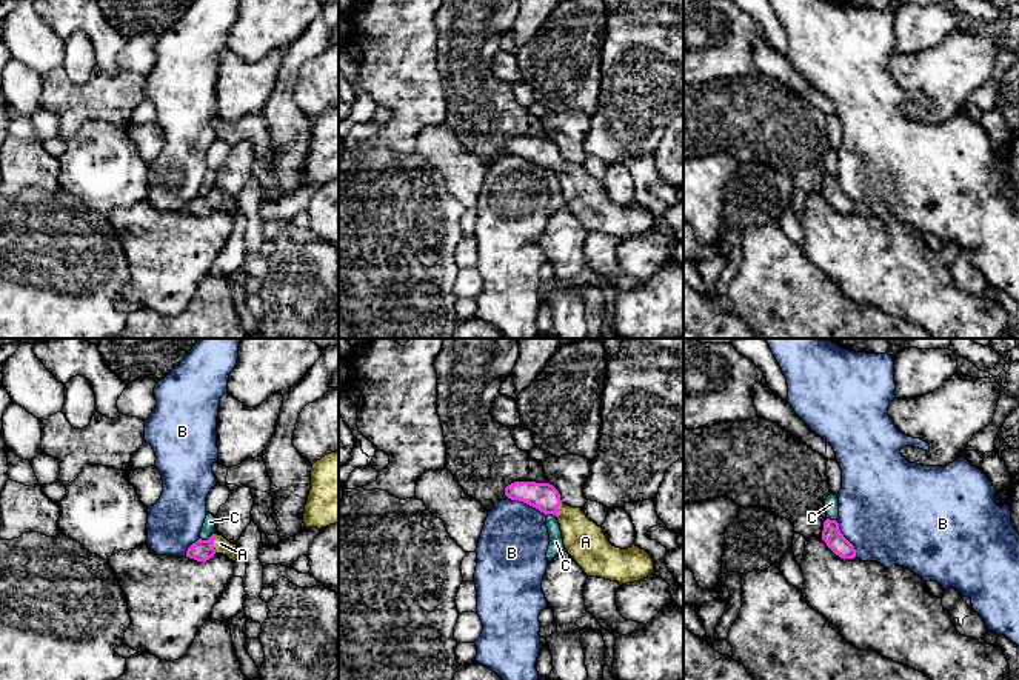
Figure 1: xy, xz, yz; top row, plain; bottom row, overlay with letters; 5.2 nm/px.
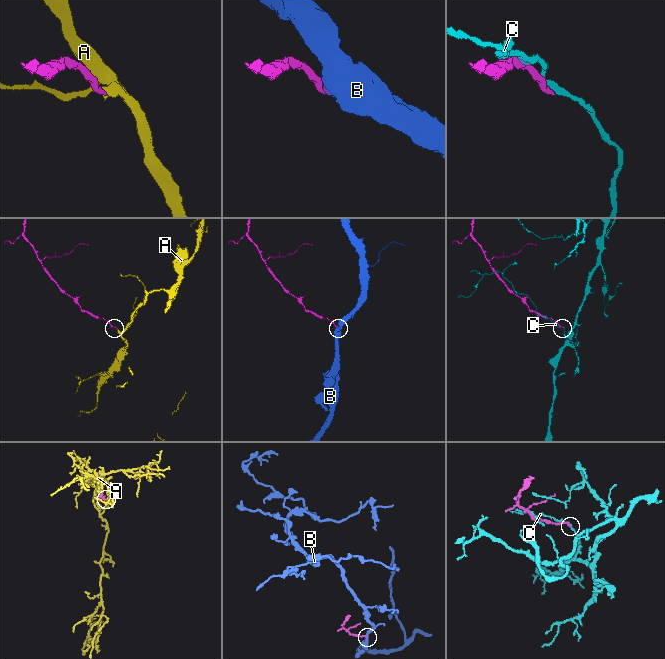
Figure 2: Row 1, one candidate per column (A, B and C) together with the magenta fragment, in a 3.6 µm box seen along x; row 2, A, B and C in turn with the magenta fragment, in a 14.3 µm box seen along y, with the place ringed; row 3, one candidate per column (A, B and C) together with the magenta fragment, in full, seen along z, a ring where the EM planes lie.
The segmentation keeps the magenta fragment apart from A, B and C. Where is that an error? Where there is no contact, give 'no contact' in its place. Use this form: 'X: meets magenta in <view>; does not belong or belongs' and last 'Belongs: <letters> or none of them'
A: meets magenta in xy; belongs
B: meets magenta in xz; does not belong
C: meets magenta in xy; does not belong
Belongs: A

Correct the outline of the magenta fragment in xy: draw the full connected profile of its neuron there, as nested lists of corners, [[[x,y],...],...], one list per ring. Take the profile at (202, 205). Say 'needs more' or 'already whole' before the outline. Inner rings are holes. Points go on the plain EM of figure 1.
needs more; [[[212,189],[208,195],[199,194],[186,206],[186,212],[194,214],[197,217],[206,217],[214,209],[223,209],[232,217],[236,217],[240,211],[237,200],[232,200],[223,191],[219,189]]]

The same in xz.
needs more; [[[514,137],[505,143],[505,151],[545,171],[556,171],[566,208],[588,232],[600,232],[622,242],[654,229],[654,217],[645,205],[636,200],[628,205],[613,202],[603,185],[591,177],[582,163],[571,163],[560,155],[553,140]]]

